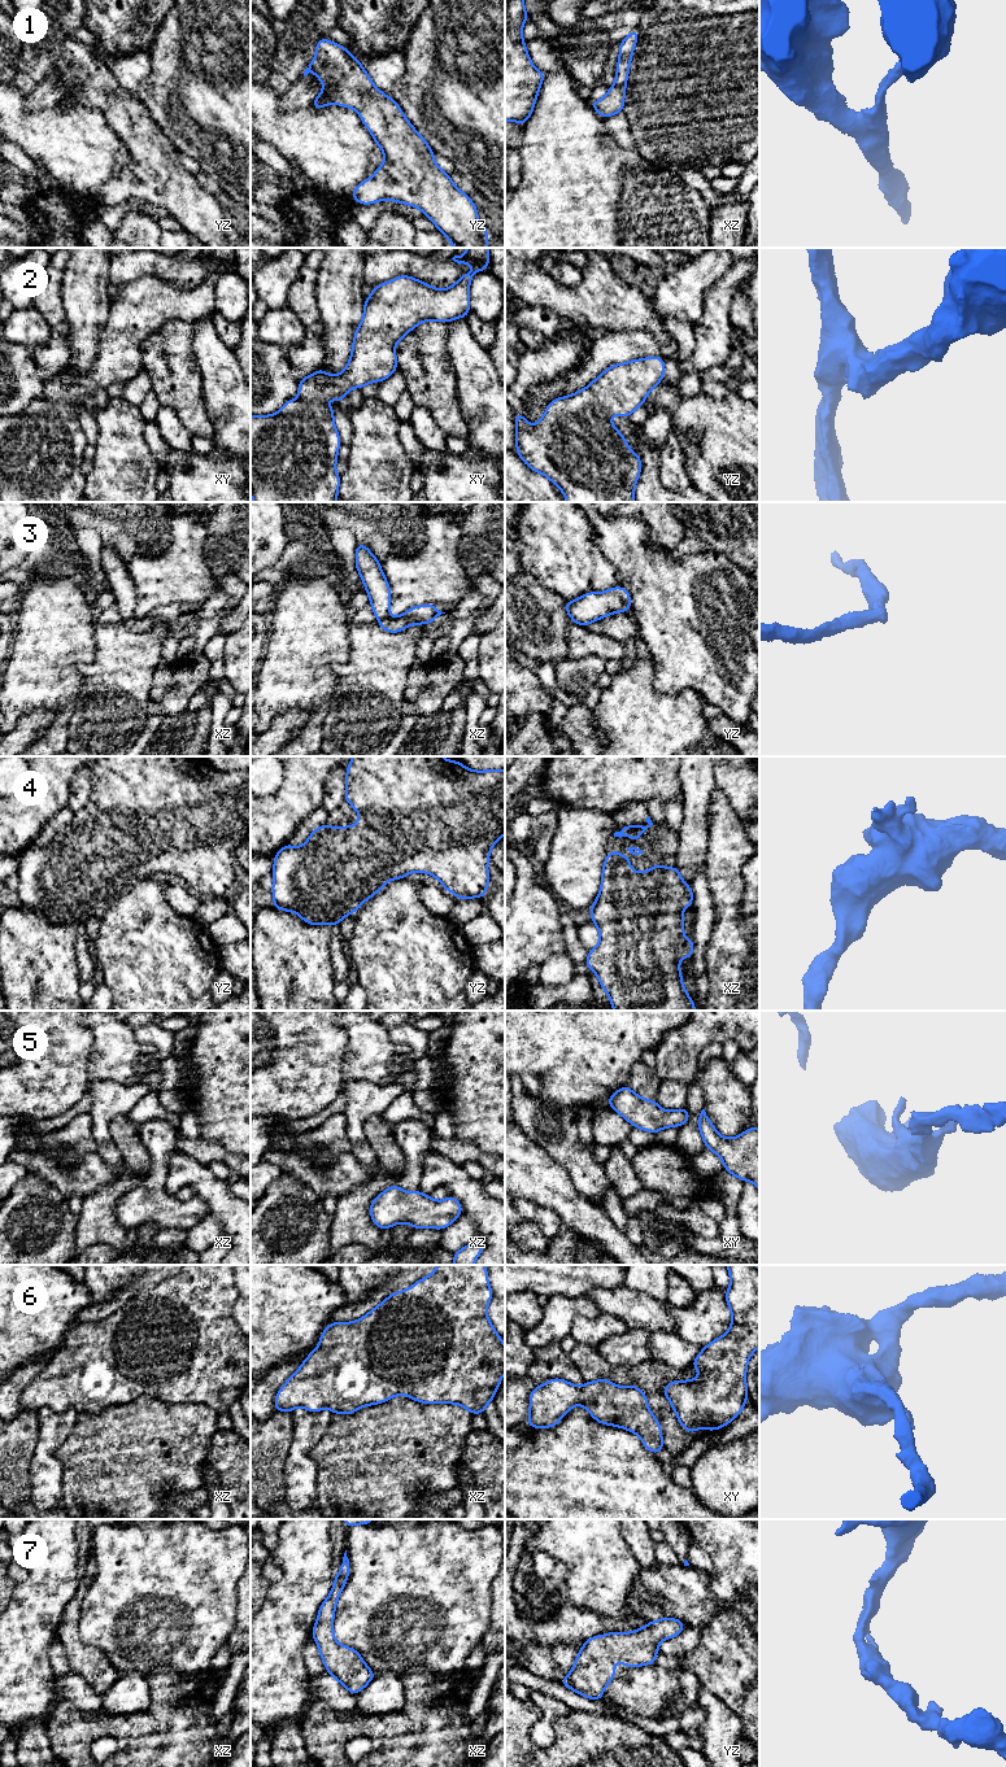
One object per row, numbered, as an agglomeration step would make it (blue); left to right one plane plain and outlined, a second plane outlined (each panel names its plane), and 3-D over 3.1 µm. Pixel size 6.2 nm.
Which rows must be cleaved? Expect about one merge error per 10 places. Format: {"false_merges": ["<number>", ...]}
{"false_merges": []}

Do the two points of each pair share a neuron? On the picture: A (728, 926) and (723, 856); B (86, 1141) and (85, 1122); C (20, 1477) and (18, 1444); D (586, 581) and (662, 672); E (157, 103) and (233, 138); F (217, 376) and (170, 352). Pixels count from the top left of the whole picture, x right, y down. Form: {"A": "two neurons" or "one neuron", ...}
{"A": "one neuron", "B": "one neuron", "C": "one neuron", "D": "two neurons", "E": "one neuron", "F": "two neurons"}

